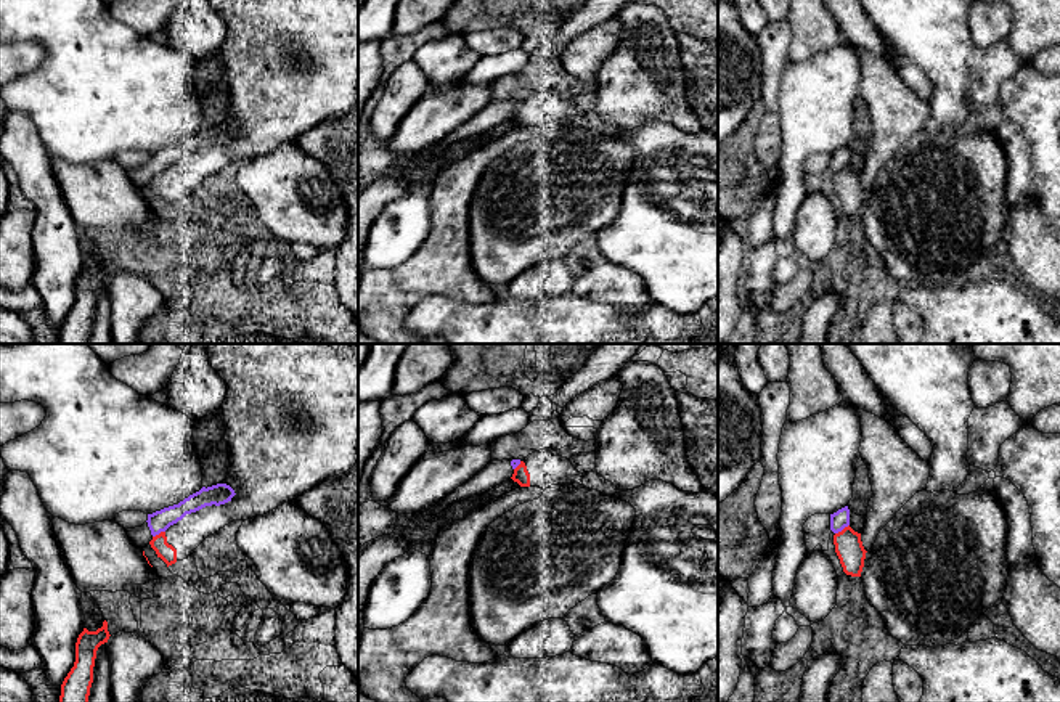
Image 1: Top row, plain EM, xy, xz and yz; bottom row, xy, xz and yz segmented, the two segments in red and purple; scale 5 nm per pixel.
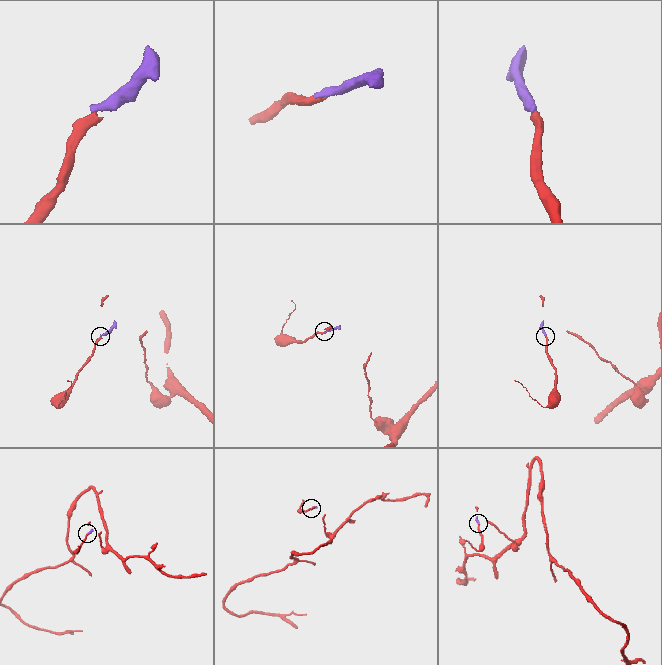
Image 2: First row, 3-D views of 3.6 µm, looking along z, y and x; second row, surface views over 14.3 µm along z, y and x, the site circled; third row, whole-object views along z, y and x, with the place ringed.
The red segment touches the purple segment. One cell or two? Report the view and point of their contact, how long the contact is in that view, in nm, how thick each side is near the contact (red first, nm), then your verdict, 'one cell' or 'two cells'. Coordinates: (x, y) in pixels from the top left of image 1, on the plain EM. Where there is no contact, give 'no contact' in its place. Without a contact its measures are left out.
yz (843, 169) | 90 nm | 140/90 nm | two cells

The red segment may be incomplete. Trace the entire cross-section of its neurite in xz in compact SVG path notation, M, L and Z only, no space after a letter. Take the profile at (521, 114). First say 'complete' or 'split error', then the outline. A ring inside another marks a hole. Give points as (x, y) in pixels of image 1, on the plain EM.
split error; M540 90L520 101L511 119L520 127L540 127L546 130L551 125L580 124L583 114L567 98Z

